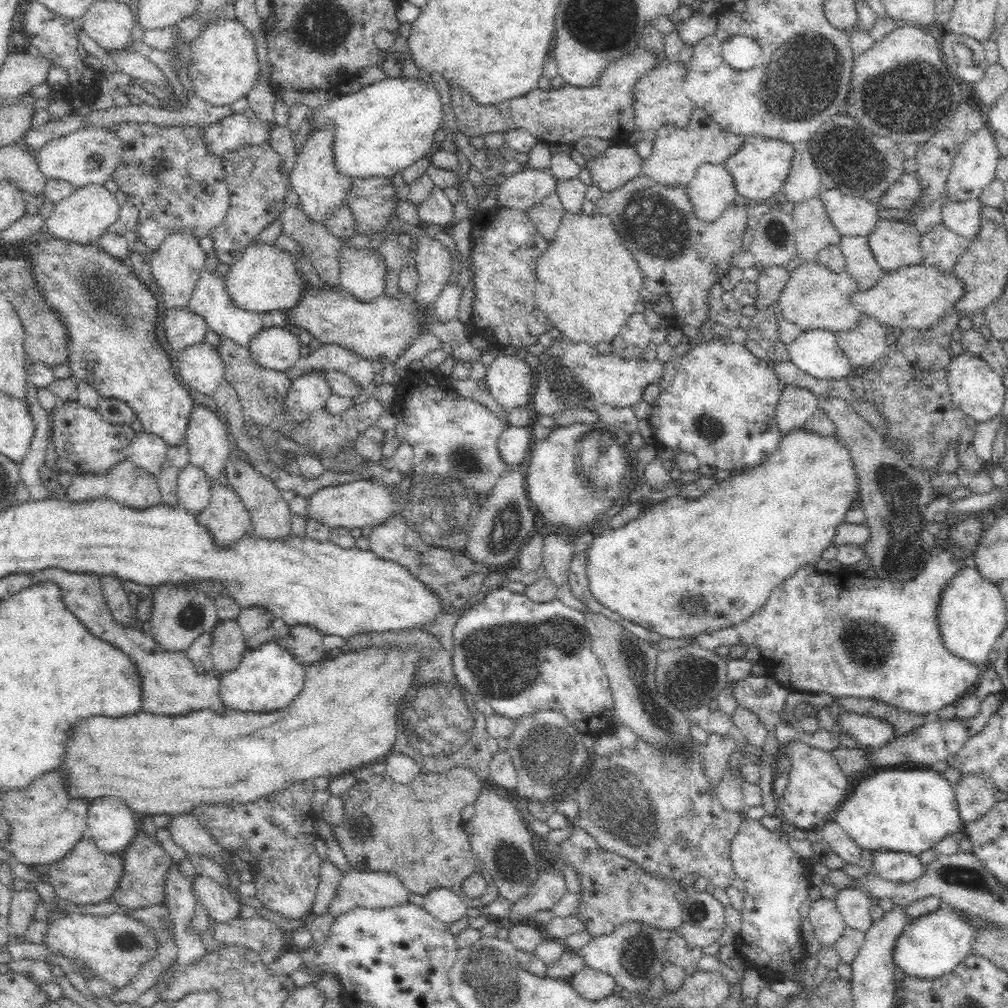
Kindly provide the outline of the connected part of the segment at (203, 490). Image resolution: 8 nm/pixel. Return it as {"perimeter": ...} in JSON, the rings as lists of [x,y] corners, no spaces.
{"perimeter":[[[189,462],[177,477],[179,504],[194,515],[200,514],[209,505],[211,495],[211,483],[207,475],[199,466]]]}

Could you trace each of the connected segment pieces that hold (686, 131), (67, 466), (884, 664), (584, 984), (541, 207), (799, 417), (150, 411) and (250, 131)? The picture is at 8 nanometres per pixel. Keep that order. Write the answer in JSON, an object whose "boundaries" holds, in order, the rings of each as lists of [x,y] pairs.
{"boundaries":[[[[695,109],[686,126],[661,125],[652,142],[651,154],[642,161],[641,175],[668,187],[688,186],[700,166],[706,162],[723,164],[743,145],[744,139],[743,135],[723,130],[703,109]]],[[[67,400],[58,401],[58,406],[54,406],[54,414],[51,414],[52,433],[54,438],[54,448],[57,454],[55,466],[59,472],[69,472],[72,475],[84,474],[86,472],[97,472],[104,474],[110,470],[114,464],[126,459],[127,446],[137,433],[126,424],[112,424],[99,413],[97,409],[88,408],[79,401]]],[[[972,514],[972,516],[966,516],[966,518],[960,518],[956,522],[950,522],[948,526],[948,544],[942,544],[942,546],[934,546],[932,550],[931,558],[925,563],[924,568],[917,571],[917,574],[912,579],[905,580],[905,582],[894,582],[890,579],[876,579],[865,578],[863,574],[851,572],[849,569],[842,568],[836,570],[834,573],[822,573],[814,564],[810,566],[802,566],[796,570],[795,574],[792,574],[791,578],[784,580],[779,586],[773,589],[768,601],[764,603],[764,606],[760,607],[760,610],[754,612],[750,618],[734,624],[734,626],[726,626],[722,630],[714,630],[713,632],[698,632],[698,634],[689,635],[688,638],[695,642],[695,645],[713,651],[714,649],[723,645],[743,645],[749,647],[756,645],[760,649],[762,656],[760,663],[764,665],[765,672],[770,677],[774,677],[780,684],[783,684],[790,691],[799,691],[800,693],[818,693],[826,692],[833,697],[842,696],[854,696],[856,698],[872,698],[885,702],[899,708],[900,710],[910,711],[914,714],[928,714],[935,717],[940,708],[948,704],[953,704],[962,696],[969,694],[978,682],[978,676],[980,670],[978,666],[972,665],[968,660],[962,659],[956,655],[952,655],[952,652],[948,651],[948,648],[944,647],[943,635],[940,634],[939,618],[937,617],[940,598],[948,582],[952,581],[952,578],[956,574],[960,574],[964,568],[964,560],[962,562],[954,562],[952,556],[950,556],[950,550],[952,548],[958,548],[964,558],[968,554],[972,554],[972,546],[976,546],[978,540],[982,540],[982,524],[980,520]]],[[[585,966],[582,970],[576,971],[568,982],[576,994],[582,998],[588,1001],[600,1001],[607,998],[608,994],[613,994],[615,978],[612,978],[610,974]]],[[[556,191],[542,198],[536,206],[532,206],[526,212],[539,233],[549,242],[554,238],[564,213],[564,207]]],[[[787,385],[781,390],[775,419],[782,437],[802,426],[816,412],[817,396],[807,388]]],[[[52,237],[50,242],[26,244],[26,256],[34,264],[34,279],[45,304],[61,319],[68,335],[68,363],[72,375],[89,384],[104,398],[118,398],[128,403],[137,415],[146,432],[163,438],[165,443],[175,446],[186,435],[188,418],[194,406],[193,397],[176,382],[170,360],[160,348],[156,338],[156,312],[158,300],[154,294],[134,278],[128,266],[108,256],[96,246],[80,246],[80,243]]],[[[250,108],[241,114],[226,116],[203,128],[201,135],[207,149],[221,158],[230,150],[238,150],[244,144],[259,145],[271,137],[275,123],[260,120]]]]}

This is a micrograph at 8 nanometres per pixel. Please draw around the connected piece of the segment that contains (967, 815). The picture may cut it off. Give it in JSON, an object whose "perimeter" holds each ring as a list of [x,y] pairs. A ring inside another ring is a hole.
{"perimeter":[[[963,774],[953,789],[956,794],[959,817],[965,824],[984,816],[997,802],[987,782],[971,774]]]}

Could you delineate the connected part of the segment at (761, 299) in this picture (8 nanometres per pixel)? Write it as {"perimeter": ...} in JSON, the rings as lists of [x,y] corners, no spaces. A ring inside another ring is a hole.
{"perimeter":[[[768,266],[759,272],[759,277],[755,280],[757,284],[757,297],[753,306],[759,311],[772,306],[778,301],[780,291],[786,286],[790,271],[785,266]]]}

